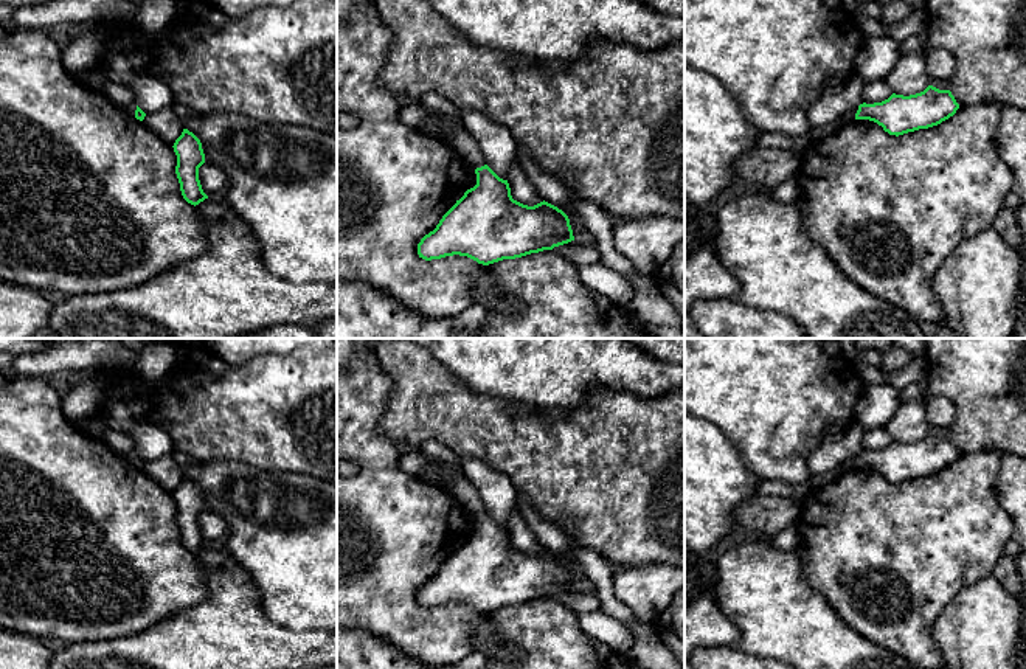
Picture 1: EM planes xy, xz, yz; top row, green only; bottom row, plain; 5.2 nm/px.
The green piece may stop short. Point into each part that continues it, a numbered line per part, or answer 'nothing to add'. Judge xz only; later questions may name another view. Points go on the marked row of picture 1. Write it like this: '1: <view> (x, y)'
1: xz (412, 114)

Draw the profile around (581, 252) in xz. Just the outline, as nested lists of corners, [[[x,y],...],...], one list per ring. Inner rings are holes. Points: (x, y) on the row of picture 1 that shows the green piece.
[[[588,237],[574,239],[568,244],[554,247],[553,251],[562,255],[576,267],[601,262],[601,251]]]

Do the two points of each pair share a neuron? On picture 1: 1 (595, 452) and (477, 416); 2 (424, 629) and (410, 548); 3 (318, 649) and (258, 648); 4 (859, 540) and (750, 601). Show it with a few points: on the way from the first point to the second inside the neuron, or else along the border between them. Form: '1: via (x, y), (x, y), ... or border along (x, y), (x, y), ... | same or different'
1: via (565, 452), (545, 452), (506, 435) | same
2: via (407, 609), (407, 568) | same
3: via (303, 649), (273, 649) | same
4: border along (795, 551), (803, 562), (806, 581), (826, 601) | different

